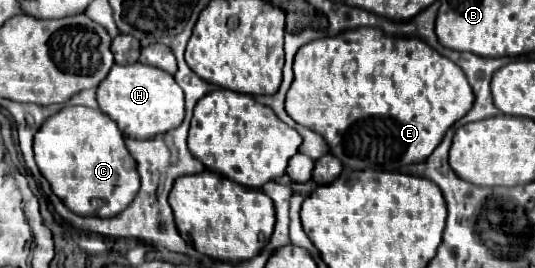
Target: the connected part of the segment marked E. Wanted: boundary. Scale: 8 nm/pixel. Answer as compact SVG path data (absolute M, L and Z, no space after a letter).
M365 27L365 29L349 29L343 31L335 37L325 37L325 39L315 39L309 45L303 45L297 55L295 55L295 63L293 63L293 71L295 71L295 81L291 85L291 89L287 91L287 101L285 101L285 109L287 115L299 123L305 125L309 129L313 129L315 133L321 133L321 137L325 137L327 145L331 147L331 153L349 169L377 169L377 171L399 171L405 165L411 163L421 163L429 157L429 153L433 153L433 149L441 143L445 131L459 121L473 105L473 91L467 83L467 77L463 73L461 67L457 67L453 61L449 61L447 57L441 57L437 51L429 49L429 45L425 45L421 39L417 37L389 37L385 33L381 33L375 27Z

